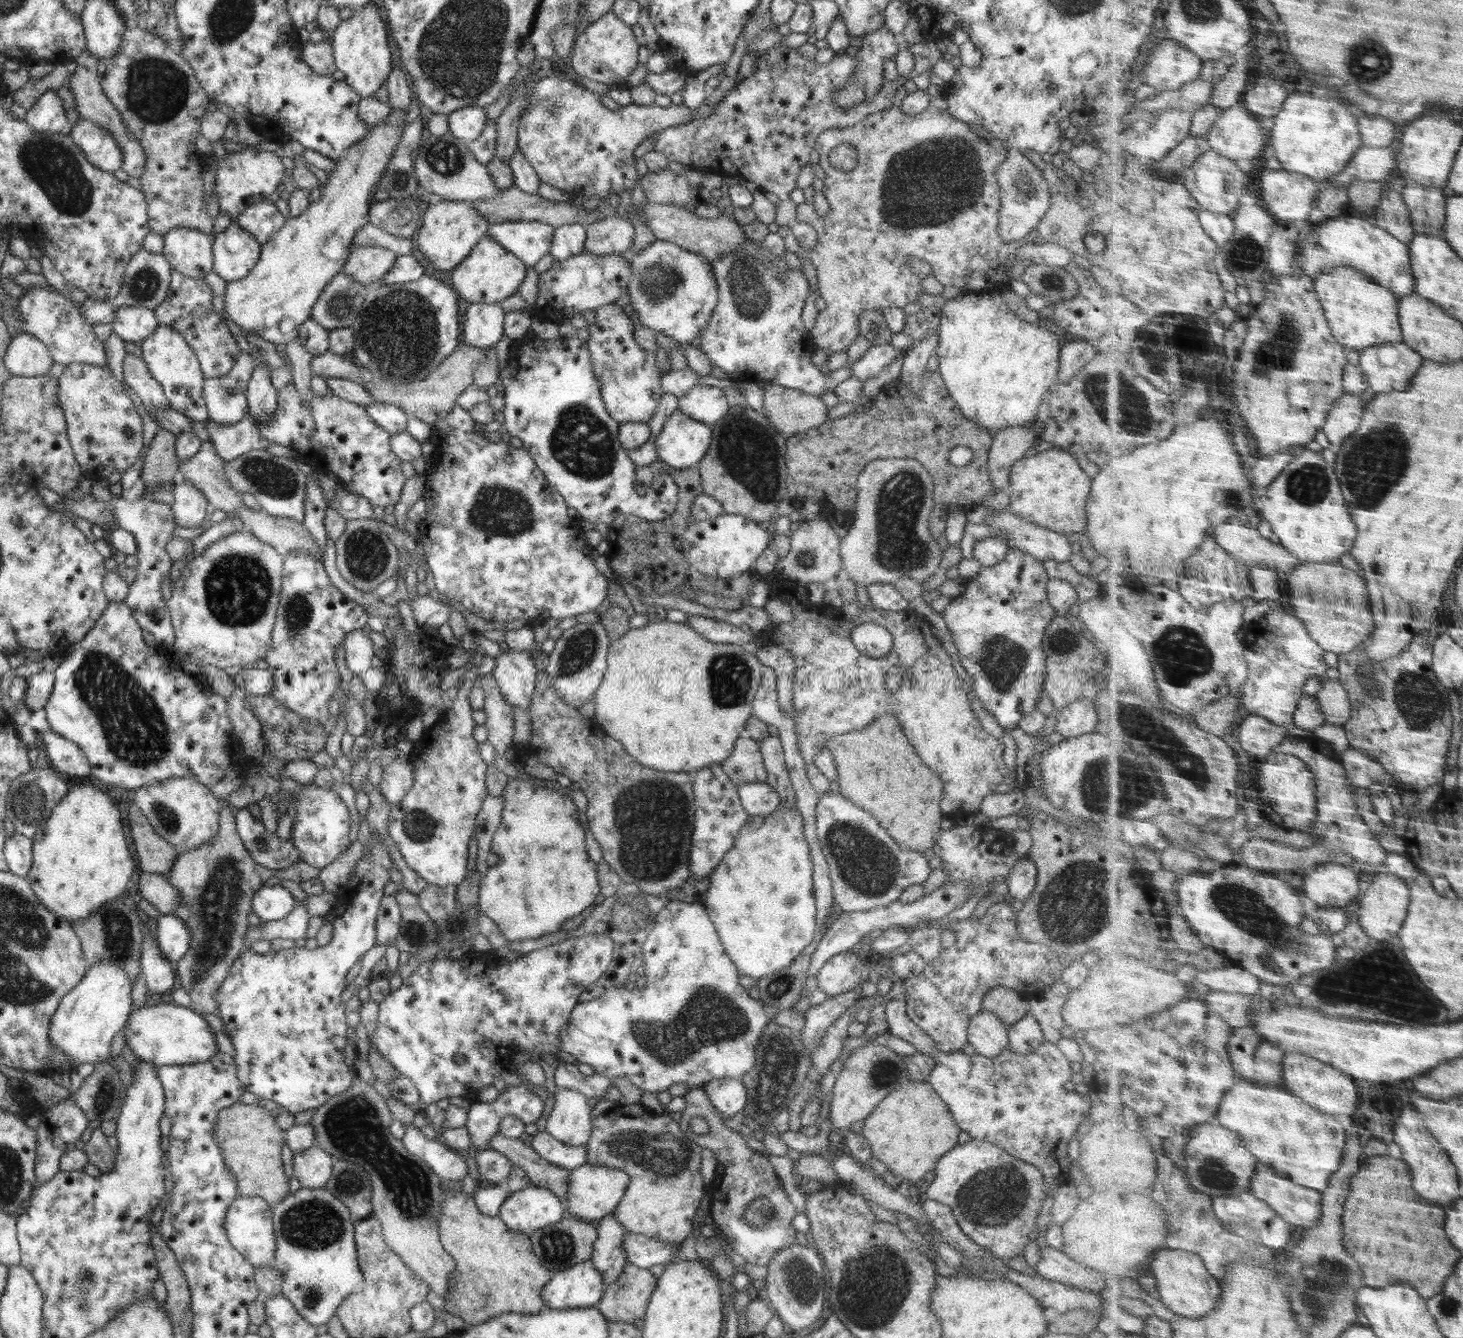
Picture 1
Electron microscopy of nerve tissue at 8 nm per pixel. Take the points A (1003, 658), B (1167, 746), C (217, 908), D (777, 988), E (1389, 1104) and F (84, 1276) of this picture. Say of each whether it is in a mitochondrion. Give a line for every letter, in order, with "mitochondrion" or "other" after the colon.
A: mitochondrion
B: mitochondrion
C: mitochondrion
D: mitochondrion
E: other
F: mitochondrion

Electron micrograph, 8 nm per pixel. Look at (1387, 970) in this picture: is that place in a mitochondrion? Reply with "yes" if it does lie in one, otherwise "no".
yes

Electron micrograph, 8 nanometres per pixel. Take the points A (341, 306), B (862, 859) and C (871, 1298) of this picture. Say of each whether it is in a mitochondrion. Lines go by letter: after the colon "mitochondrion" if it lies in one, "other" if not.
A: mitochondrion
B: mitochondrion
C: mitochondrion

